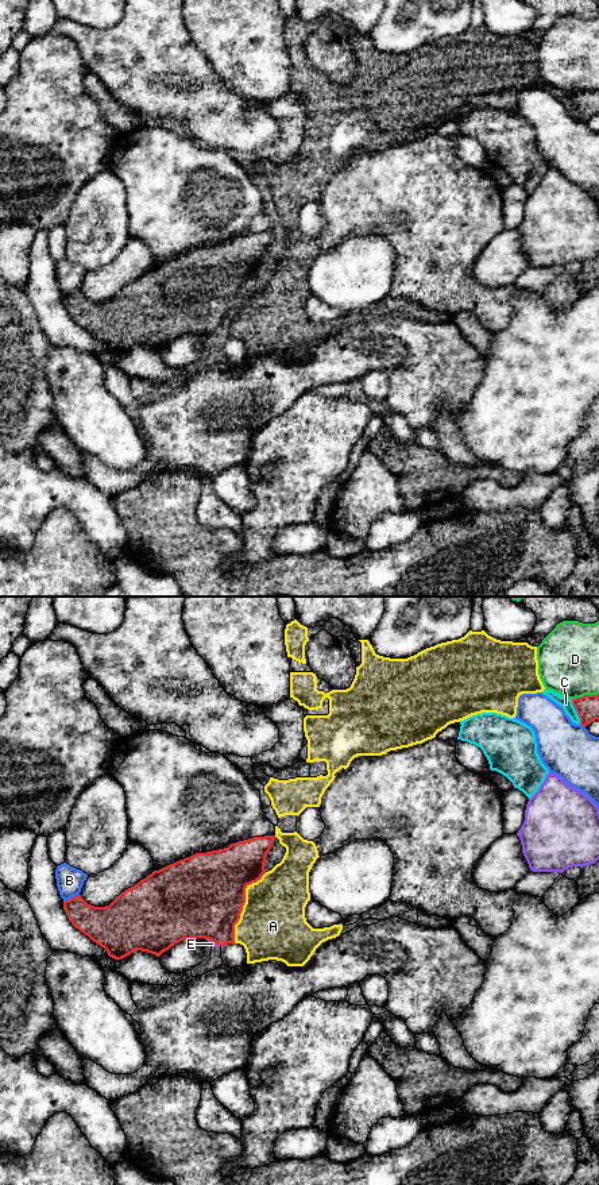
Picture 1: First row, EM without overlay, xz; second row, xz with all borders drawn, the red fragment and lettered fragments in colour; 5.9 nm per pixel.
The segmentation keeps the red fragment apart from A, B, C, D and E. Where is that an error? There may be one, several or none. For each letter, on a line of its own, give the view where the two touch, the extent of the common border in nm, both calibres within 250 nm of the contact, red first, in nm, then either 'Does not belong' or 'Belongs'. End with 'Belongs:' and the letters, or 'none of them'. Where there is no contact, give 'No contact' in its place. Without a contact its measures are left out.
A: Touches red in xz. Shared border 460 nm. Thickness 500 nm (red) against 400 nm. Does not belong
B: Touches red in xz. Shared border 110 nm. Thickness 220 nm (red) against 160 nm. Does not belong
C: Touches red in xz. Shared border 160 nm. Thickness 140 nm (red) against 70 nm. Does not belong
D: Touches red in xz. Shared border 170 nm. Thickness 140 nm (red) against 360 nm. Does not belong
E: Touches red in xz. Shared border 100 nm. Thickness 440 nm (red) against 30 nm. Does not belong
Belongs: none of them

